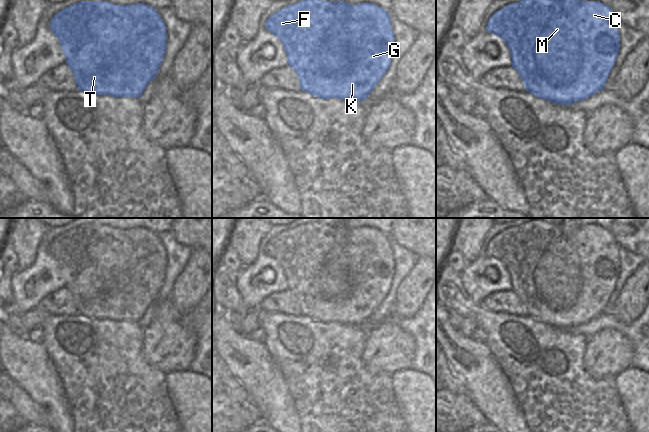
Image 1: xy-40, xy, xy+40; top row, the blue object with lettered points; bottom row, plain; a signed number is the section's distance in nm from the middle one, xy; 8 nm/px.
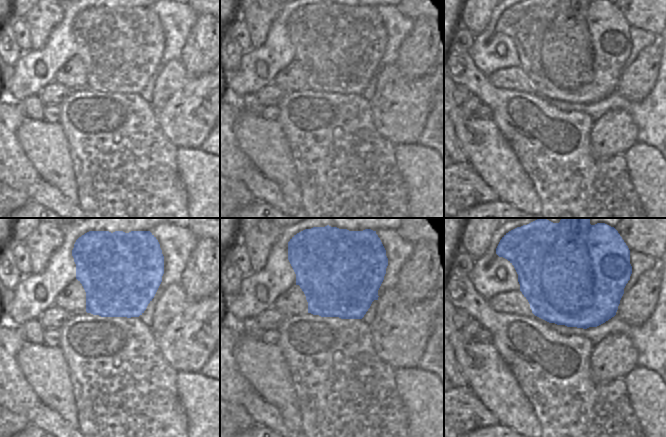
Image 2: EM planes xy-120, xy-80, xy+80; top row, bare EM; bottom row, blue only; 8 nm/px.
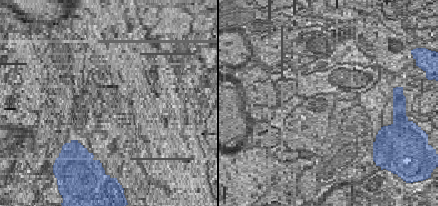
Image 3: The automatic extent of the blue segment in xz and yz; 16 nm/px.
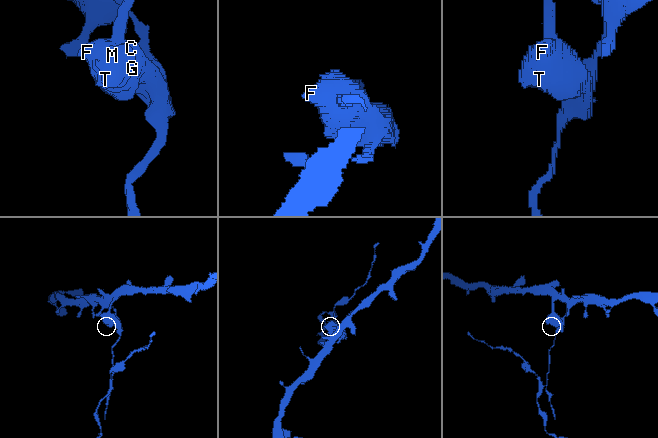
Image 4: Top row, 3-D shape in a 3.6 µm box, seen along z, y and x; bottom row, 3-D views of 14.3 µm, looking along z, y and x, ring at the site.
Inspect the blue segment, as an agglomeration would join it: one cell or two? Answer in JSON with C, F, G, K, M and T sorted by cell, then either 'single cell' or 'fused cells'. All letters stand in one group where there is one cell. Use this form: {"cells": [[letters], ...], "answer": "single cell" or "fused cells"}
{"cells": [["C", "F", "G", "K", "T"], ["M"]], "answer": "fused cells"}

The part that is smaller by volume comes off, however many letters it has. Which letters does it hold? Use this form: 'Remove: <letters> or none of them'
Remove: C, F, G, K, T

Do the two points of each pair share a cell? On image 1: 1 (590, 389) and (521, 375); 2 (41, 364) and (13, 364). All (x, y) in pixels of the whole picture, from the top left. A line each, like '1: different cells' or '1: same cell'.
1: same cell
2: same cell

